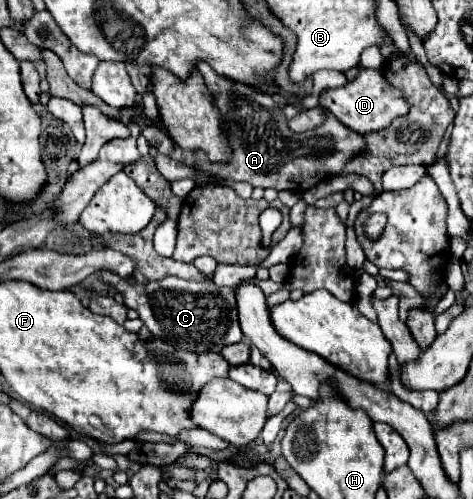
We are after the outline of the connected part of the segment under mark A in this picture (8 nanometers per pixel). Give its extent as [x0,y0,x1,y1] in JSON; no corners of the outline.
[195,63,367,191]

